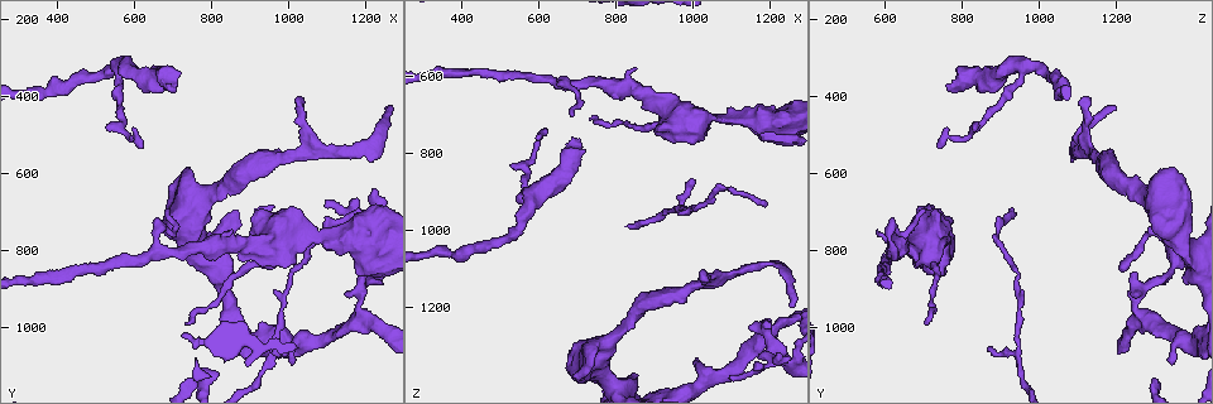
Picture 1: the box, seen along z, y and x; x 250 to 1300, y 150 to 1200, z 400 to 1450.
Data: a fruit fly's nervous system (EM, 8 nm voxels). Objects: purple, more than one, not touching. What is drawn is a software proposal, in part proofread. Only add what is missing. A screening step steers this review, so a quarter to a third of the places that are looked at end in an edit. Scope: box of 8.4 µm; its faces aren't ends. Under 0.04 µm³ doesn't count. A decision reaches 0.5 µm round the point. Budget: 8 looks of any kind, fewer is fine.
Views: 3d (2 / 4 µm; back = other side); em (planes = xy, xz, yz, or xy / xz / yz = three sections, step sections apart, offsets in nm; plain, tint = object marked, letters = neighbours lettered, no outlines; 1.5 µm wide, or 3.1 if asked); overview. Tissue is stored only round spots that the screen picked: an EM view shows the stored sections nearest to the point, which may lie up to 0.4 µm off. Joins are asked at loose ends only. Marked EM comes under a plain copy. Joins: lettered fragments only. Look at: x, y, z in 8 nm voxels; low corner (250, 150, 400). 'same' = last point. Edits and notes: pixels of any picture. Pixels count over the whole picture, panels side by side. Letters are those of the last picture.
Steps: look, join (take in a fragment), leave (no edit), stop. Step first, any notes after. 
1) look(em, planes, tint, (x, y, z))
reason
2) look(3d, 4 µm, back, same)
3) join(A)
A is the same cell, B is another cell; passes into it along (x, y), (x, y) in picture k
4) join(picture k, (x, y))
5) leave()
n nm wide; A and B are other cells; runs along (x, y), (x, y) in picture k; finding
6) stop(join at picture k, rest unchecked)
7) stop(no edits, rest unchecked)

look(em, xz, step 4, letters, (685, 695, 690))
an open end

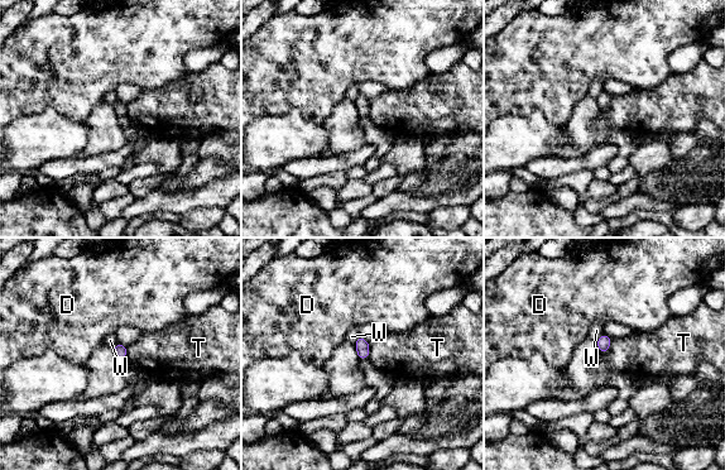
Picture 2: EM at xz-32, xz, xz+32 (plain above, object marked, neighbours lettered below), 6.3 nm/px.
leave()
T touches over 120 nm; D, T and W are other cells; border along (359, 336), (354, 345) in picture 2; none of them fits

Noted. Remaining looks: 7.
look(em, xy, step 4, tint, (700, 385, 760))
thick end

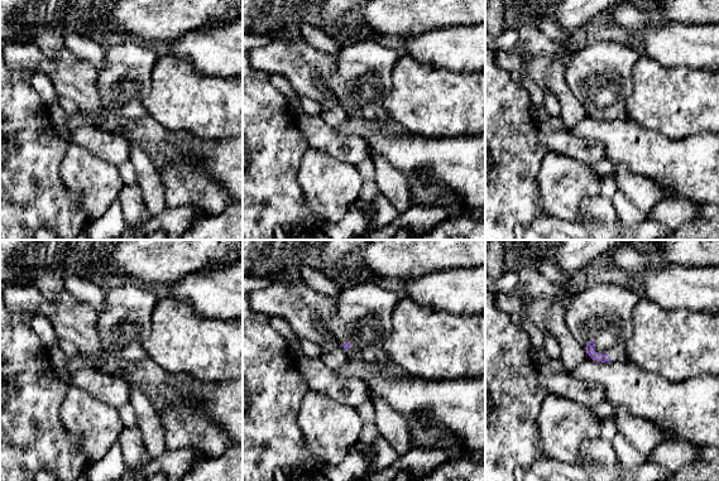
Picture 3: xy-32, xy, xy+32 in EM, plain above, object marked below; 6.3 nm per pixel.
look(em, planes, letters, same)

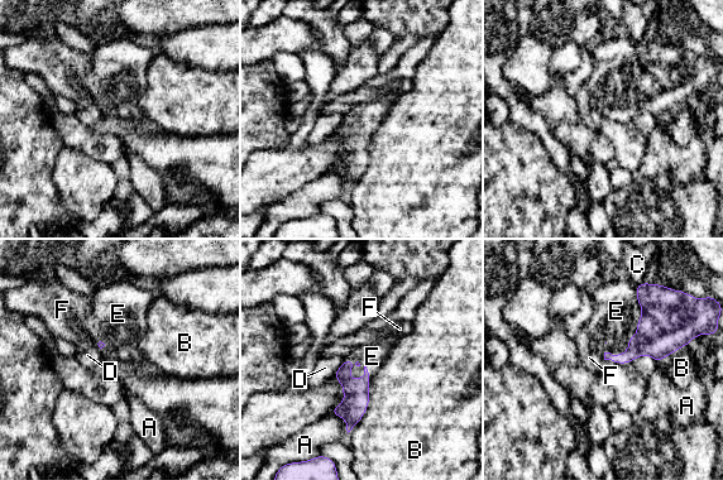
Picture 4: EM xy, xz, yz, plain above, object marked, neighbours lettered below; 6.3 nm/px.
join(E)
E touches over 500 nm; E is the same cell, A, B, C, D and F are other cells; passes into it along (670, 320), (637, 331), (616, 311) in picture 4; the neuron continues

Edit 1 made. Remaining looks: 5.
look(em, planes, letters, (1200, 860, 1245))
an open end

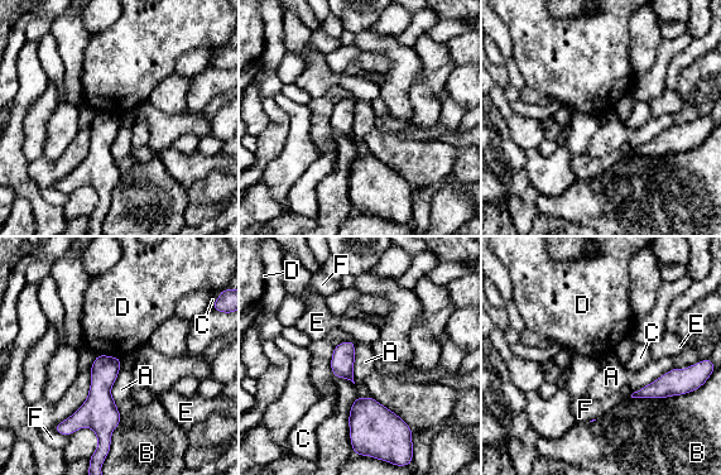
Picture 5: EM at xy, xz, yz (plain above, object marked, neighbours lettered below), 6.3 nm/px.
leave()
B touches over 340 nm; A, B, C, D, E and F are other cells; border along (96, 354), (107, 354), (120, 359) in picture 5; none of them fits

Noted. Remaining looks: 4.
stop(join at picture 4, rest unchecked)

